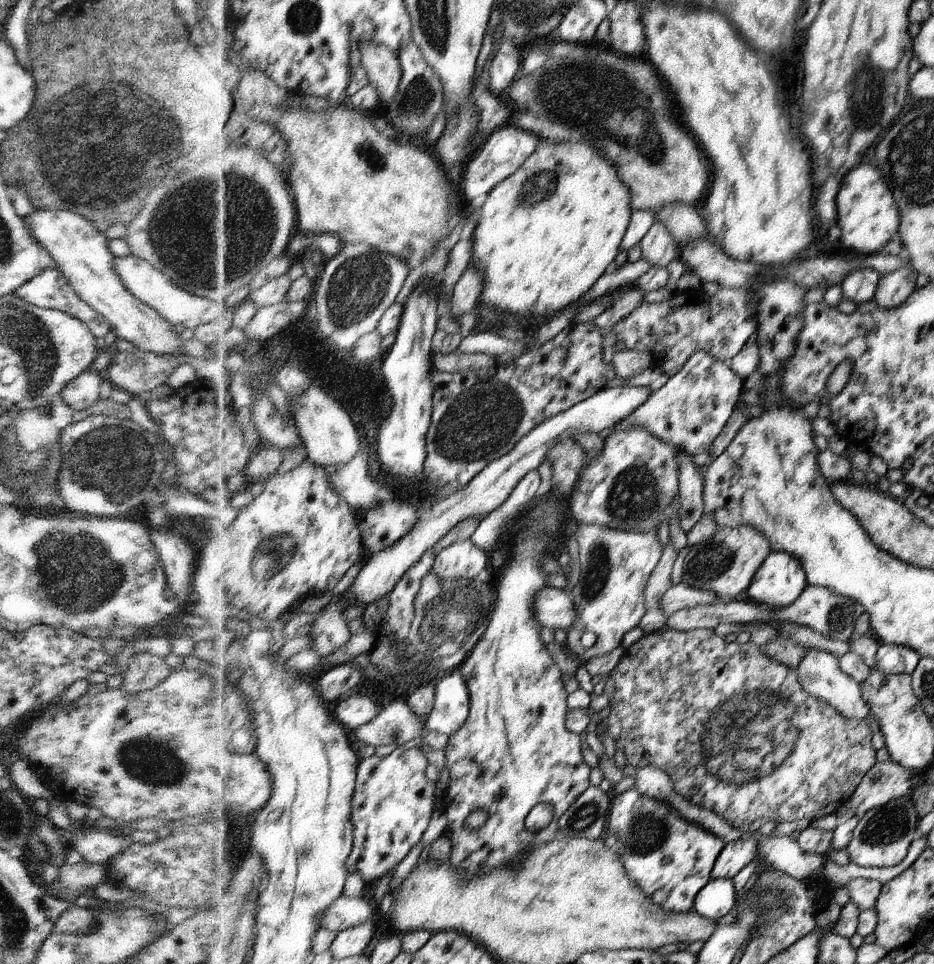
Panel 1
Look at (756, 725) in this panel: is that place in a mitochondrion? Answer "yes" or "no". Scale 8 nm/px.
yes

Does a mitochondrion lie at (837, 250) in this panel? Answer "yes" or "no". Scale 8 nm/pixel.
no

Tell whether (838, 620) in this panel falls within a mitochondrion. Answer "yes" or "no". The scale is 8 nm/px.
yes

